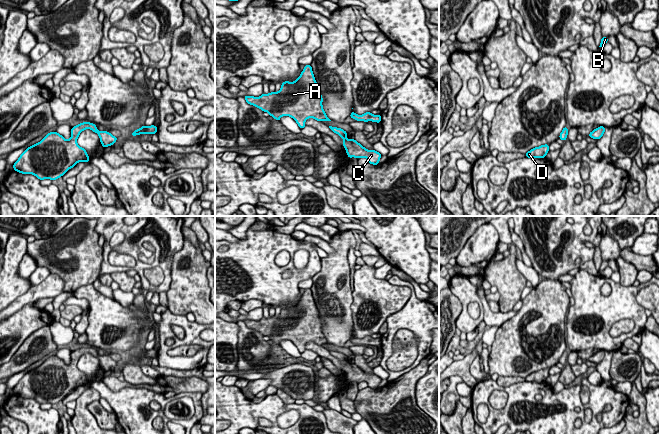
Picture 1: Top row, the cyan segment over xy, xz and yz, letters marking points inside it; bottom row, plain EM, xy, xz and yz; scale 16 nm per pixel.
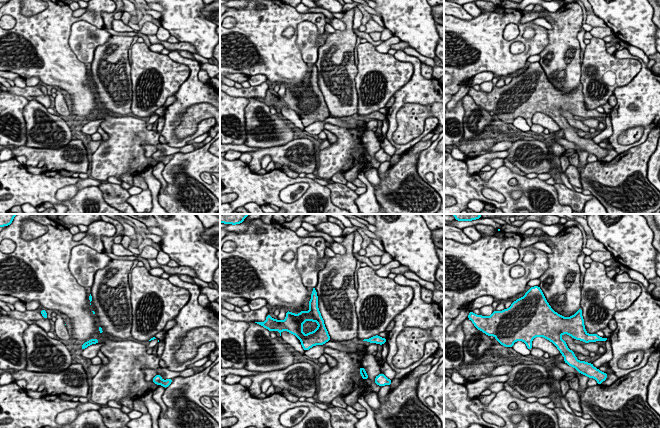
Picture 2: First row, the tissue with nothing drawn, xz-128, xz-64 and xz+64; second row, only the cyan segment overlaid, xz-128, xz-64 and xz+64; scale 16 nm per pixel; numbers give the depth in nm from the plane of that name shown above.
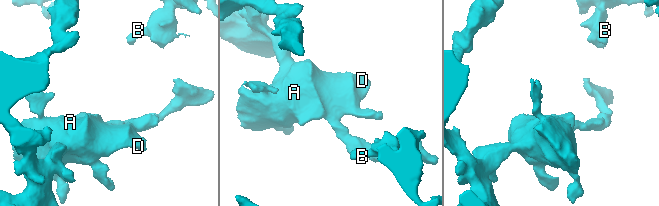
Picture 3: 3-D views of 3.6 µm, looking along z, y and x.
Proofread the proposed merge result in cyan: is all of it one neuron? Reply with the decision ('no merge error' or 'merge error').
no merge error

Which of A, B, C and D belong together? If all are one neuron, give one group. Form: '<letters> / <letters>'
A B C D

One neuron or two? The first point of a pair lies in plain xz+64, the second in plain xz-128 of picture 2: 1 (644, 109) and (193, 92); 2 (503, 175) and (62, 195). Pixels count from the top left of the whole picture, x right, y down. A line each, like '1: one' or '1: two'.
1: one
2: two

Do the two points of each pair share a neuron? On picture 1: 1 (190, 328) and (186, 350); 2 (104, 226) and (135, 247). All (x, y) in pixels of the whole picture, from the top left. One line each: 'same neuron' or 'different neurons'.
1: different neurons
2: same neuron

